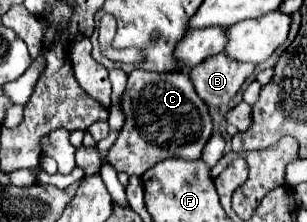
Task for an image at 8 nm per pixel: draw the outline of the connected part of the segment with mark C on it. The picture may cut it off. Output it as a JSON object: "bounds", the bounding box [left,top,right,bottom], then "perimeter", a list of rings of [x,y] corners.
{"bounds":[107,71,213,175],"perimeter":[[[133,71],[127,77],[125,93],[121,95],[125,125],[107,155],[107,161],[127,175],[143,175],[151,165],[167,159],[199,159],[203,147],[213,133],[207,103],[197,97],[197,91],[185,73],[151,73]]]}

